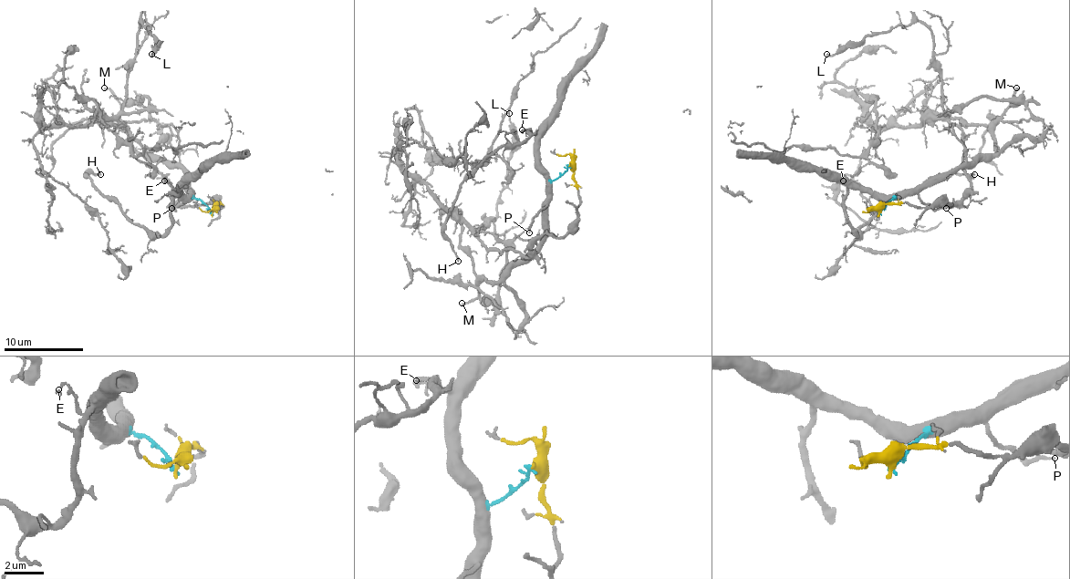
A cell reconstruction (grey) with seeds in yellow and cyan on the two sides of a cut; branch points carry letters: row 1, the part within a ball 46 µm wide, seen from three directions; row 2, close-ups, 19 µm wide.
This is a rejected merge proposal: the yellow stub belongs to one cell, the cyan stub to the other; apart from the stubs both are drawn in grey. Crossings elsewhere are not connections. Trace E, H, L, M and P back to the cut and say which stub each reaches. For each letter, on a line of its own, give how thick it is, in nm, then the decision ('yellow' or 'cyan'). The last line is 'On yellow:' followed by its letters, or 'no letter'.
E: calibre 120 nm; cyan
H: calibre 160 nm; cyan
L: calibre 160 nm; yellow
M: calibre 220 nm; cyan
P: calibre 140 nm; cyan
On yellow: L

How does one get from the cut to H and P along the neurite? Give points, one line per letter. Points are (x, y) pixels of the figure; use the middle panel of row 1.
H: (569, 166), (551, 178), (531, 130), (519, 144), (493, 150), (462, 184), (445, 216), (443, 233), (458, 262)
P: (569, 166), (551, 182), (549, 202), (531, 222), (529, 232)

